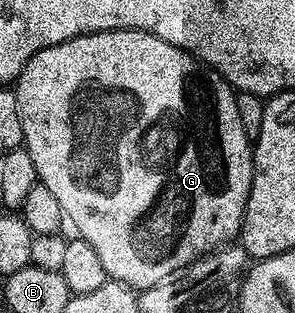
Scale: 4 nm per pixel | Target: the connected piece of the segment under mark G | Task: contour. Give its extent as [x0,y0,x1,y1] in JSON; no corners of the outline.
[16,30,254,292]

